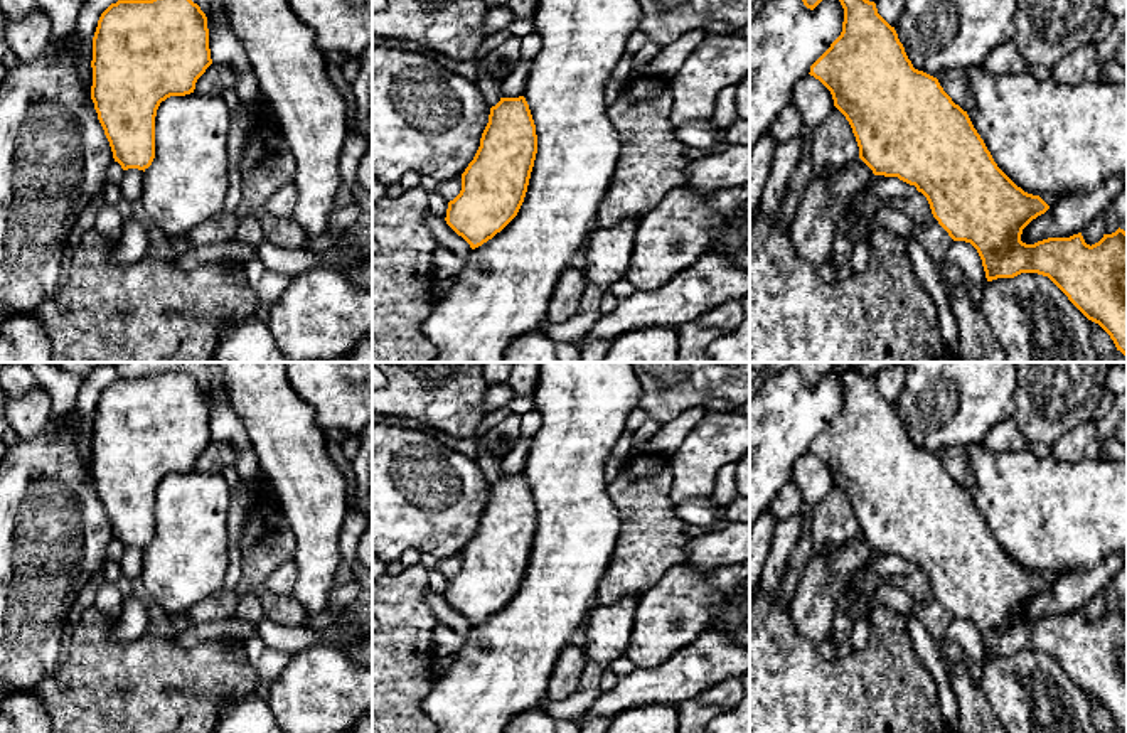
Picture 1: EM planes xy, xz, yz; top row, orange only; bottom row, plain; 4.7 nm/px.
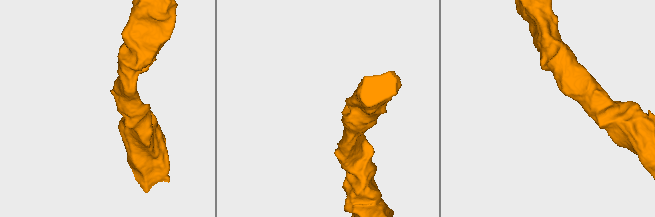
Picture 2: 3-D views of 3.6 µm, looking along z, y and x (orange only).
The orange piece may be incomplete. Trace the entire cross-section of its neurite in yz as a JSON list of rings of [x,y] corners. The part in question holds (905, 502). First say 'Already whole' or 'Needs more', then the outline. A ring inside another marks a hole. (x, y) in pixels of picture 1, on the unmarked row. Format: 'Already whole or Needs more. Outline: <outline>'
Already whole. Outline: [[[842,371],[837,376],[844,386],[842,409],[810,443],[809,452],[831,468],[834,484],[849,499],[859,536],[874,553],[898,554],[915,563],[927,575],[933,595],[948,613],[953,618],[970,620],[977,627],[987,659],[1014,655],[1021,650],[1048,654],[1088,698],[1110,713],[1117,728],[1127,733],[1127,610],[1119,605],[1092,623],[1085,620],[1082,610],[1070,615],[1048,615],[1034,622],[1023,620],[1023,607],[1050,583],[1039,573],[1024,570],[997,544],[967,489],[952,479],[937,455],[913,445],[895,404],[878,391],[874,379],[859,371]]]

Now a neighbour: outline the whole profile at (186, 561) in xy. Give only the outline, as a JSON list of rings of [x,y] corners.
[[[221,472],[170,474],[160,480],[155,494],[155,536],[143,549],[142,586],[168,615],[187,615],[207,597],[222,590],[229,564],[227,512],[232,489]]]

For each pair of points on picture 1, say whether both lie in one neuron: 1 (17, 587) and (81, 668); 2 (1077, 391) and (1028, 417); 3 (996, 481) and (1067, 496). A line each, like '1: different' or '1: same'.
1: different
2: same
3: same

